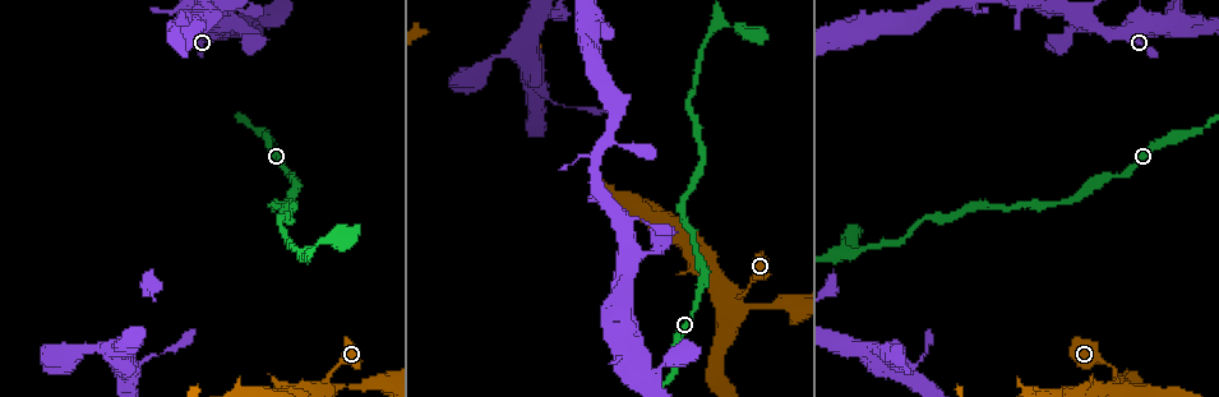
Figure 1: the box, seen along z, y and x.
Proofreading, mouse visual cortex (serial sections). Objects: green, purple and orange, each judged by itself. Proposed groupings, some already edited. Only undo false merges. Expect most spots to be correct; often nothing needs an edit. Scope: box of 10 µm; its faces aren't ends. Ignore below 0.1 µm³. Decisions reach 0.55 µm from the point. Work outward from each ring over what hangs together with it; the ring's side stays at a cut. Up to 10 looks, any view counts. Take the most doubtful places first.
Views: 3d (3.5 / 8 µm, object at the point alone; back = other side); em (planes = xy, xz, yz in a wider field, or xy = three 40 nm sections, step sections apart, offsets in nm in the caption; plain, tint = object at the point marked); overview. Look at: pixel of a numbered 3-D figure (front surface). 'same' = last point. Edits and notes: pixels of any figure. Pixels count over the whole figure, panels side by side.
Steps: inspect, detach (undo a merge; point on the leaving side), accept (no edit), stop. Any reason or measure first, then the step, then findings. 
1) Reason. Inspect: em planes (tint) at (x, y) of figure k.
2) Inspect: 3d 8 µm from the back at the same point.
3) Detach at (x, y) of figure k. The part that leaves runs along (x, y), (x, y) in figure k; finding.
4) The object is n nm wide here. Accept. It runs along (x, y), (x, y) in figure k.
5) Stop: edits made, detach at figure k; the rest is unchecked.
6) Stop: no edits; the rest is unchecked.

Thin neck. Inspect: 3d 3.5 µm at (332, 377) of figure 1.

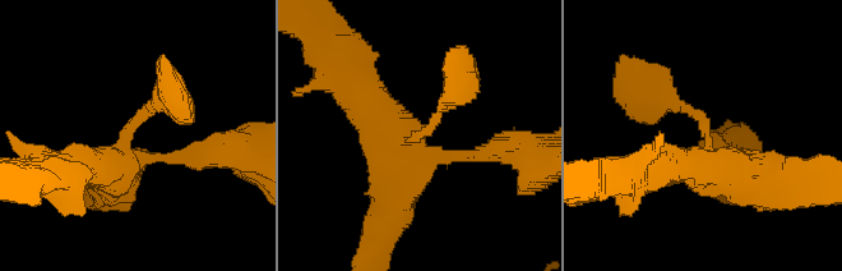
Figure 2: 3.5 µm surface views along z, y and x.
4 arms meet here; the arms are 150, 200, 450, 600 nm wide. Accept. It runs along (171, 91), (132, 127), (112, 166), (73, 166) in figure 2; continuous, no second cell.

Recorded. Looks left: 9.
Arms part here. Inspect: 3d 3.5 µm at (307, 251) of figure 1.

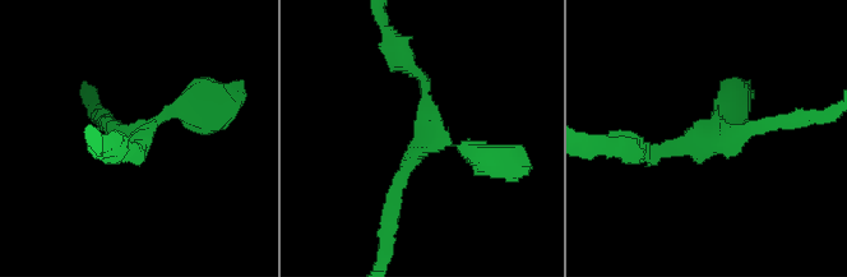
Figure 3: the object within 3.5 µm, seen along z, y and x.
Inspect: em xy step 5 (tint) at (717, 140) of figure 3.

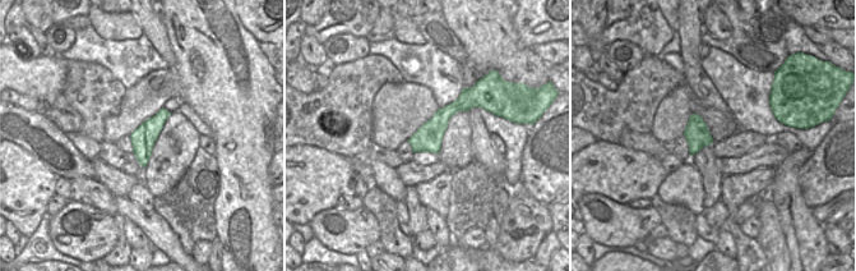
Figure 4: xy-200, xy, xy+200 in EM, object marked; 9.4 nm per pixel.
3 arms meet here. Accept. It runs along (103, 123), (134, 143), (177, 107), (209, 104) in figure 3; one cell here.

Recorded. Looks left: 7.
Abrupt turn. Inspect: 3d 8 µm at (229, 19) of figure 1.

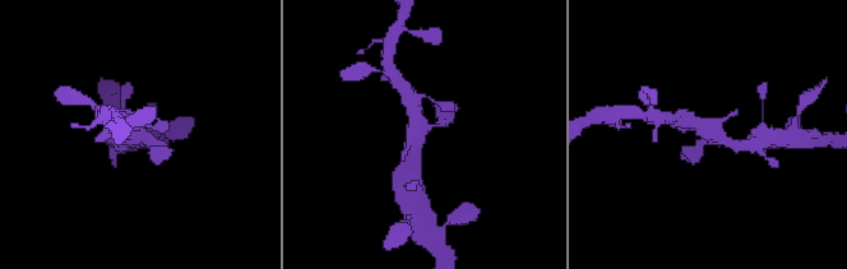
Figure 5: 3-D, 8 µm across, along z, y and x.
Zoom in. Inspect: 3d 3.5 µm at the same point.

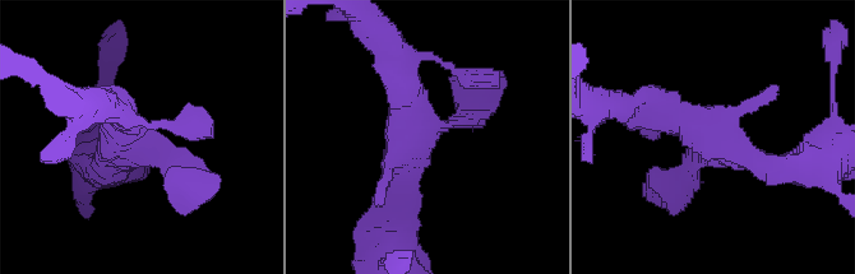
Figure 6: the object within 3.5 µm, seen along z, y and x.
4 arms meet here; the arms are 150, 200, 350, 400 nm wide. Accept. It runs along (791, 166), (748, 158), (647, 96) in figure 6; all the same cell.

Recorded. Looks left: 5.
Three arms meet. Inspect: 3d 8 µm at (651, 374) of figure 1.

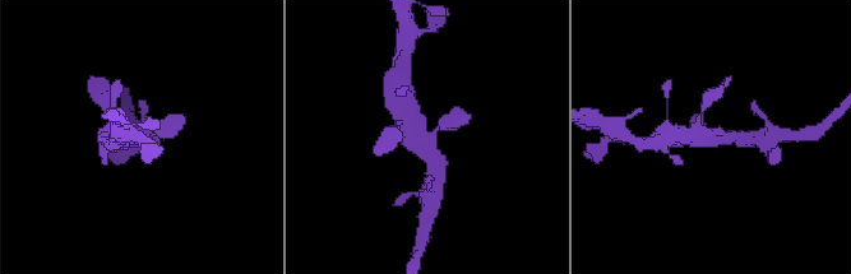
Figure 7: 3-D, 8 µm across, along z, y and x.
Inspect: 3d 3.5 µm at the same point.

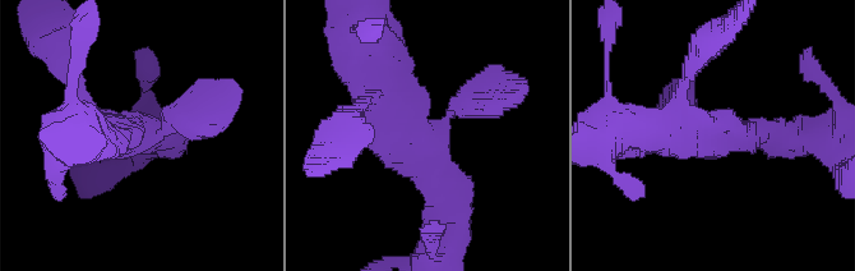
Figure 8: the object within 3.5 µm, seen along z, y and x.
3 arms meet here; the arms are 300, 350, 500 nm wide; need the tissue. Inspect: em planes (tint) at (144, 137) of figure 8.

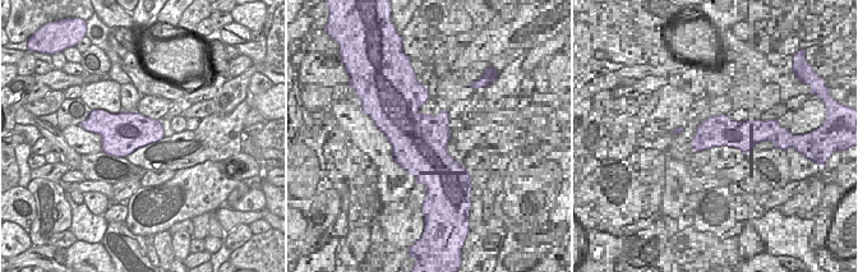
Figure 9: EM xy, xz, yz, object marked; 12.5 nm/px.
Accept. It runs along (365, 64), (408, 133), (479, 104) in figure 8; continuous, no second cell.

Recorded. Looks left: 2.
Stop: no edits; the rest is unchecked.

